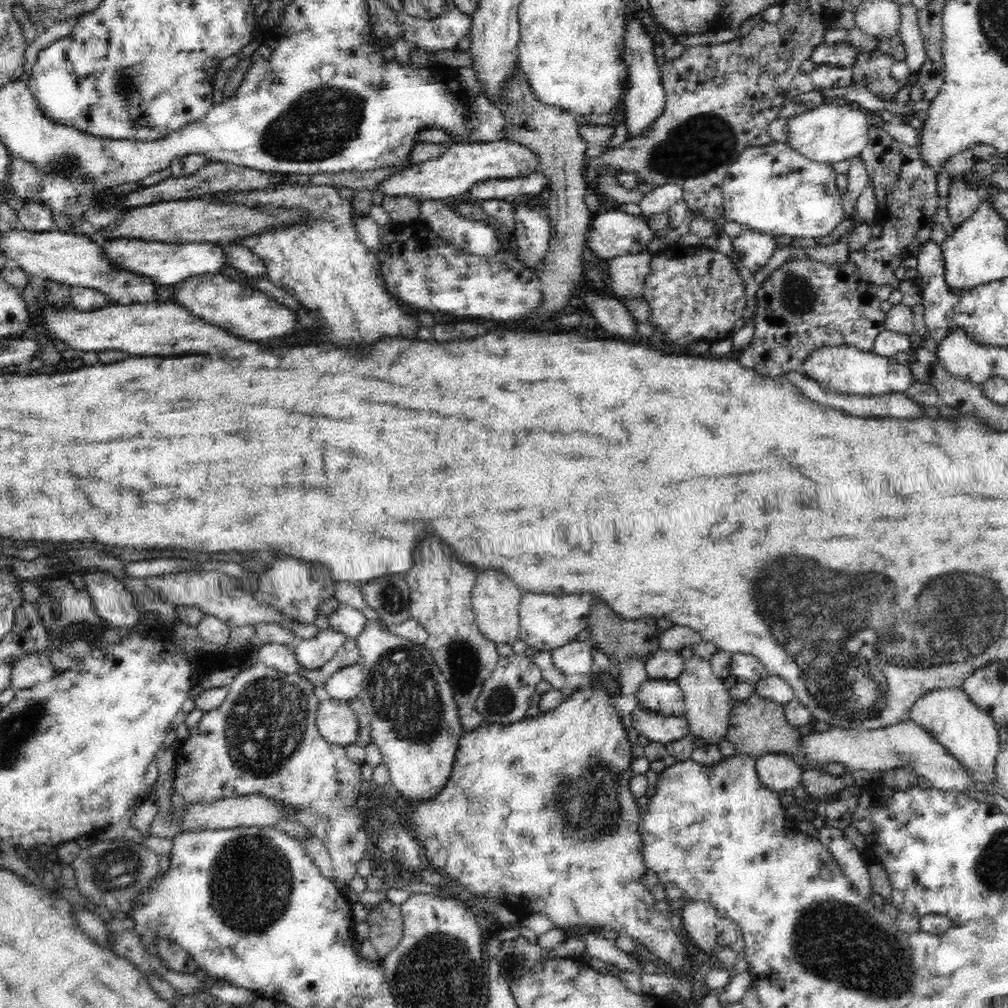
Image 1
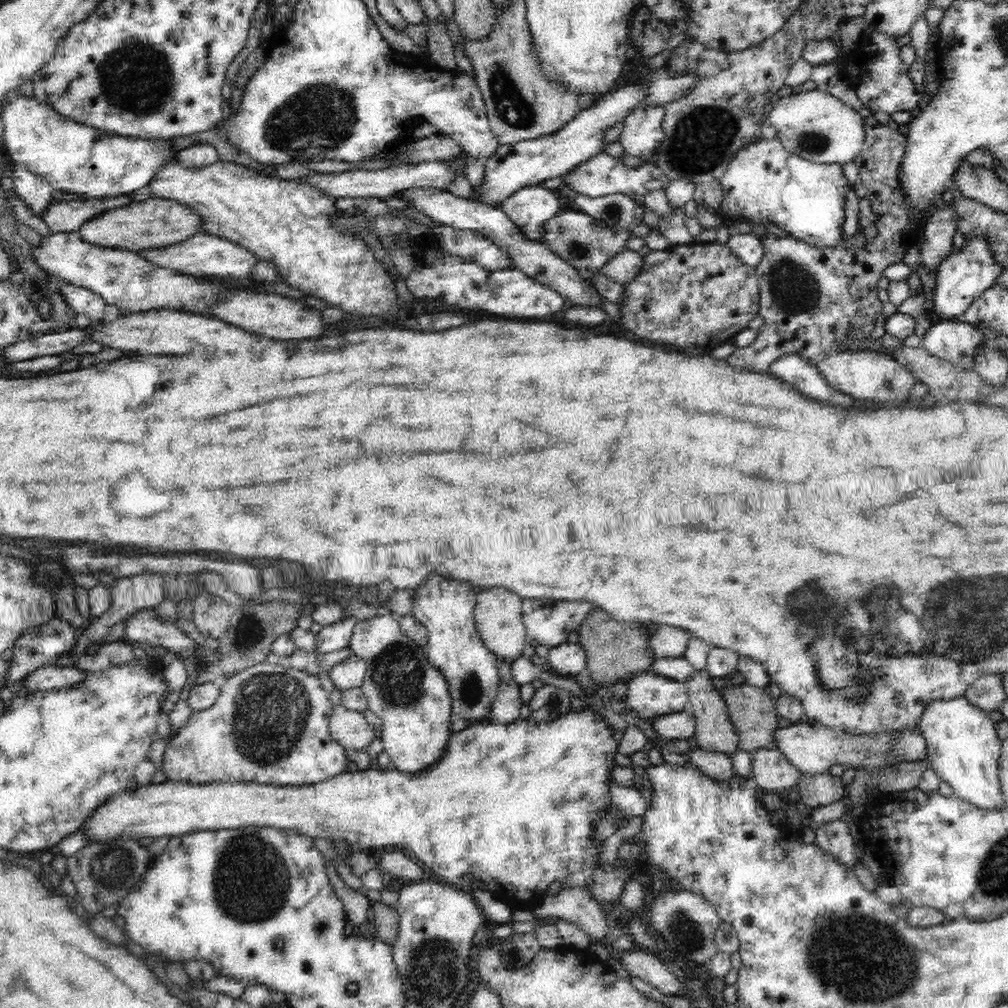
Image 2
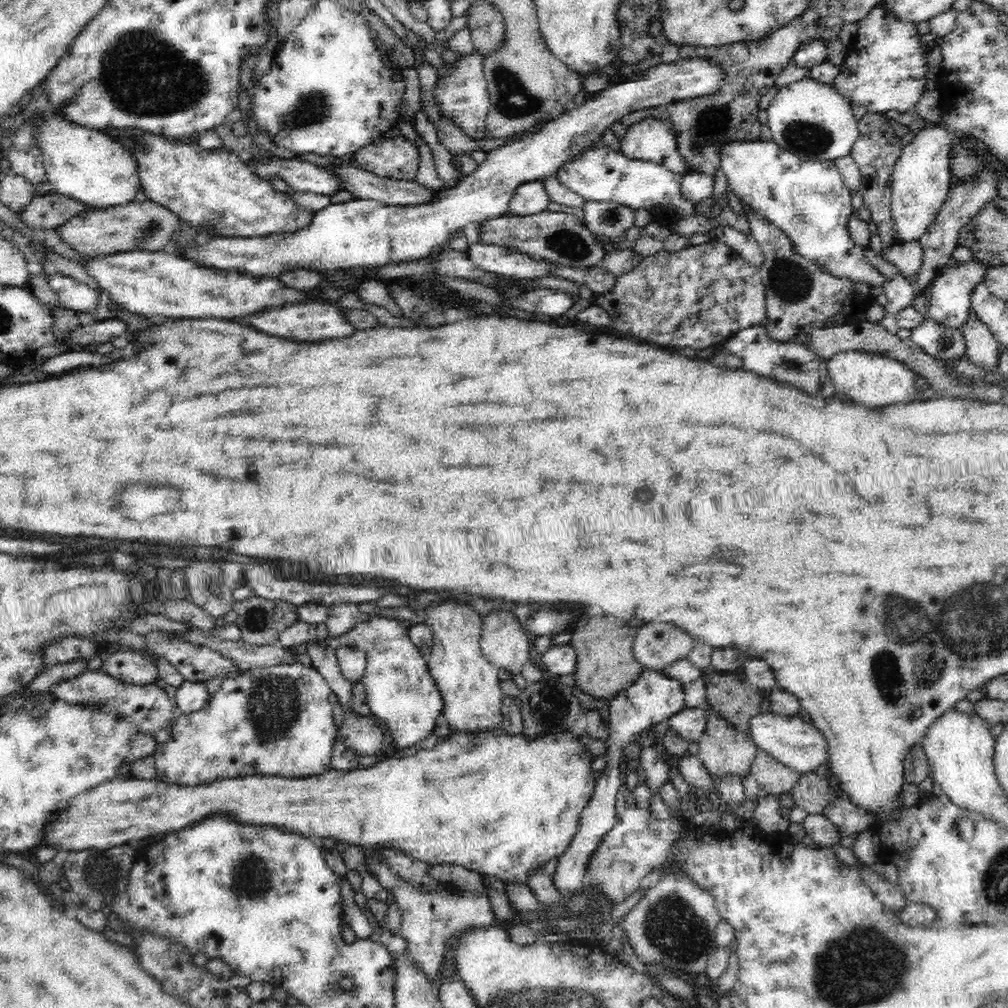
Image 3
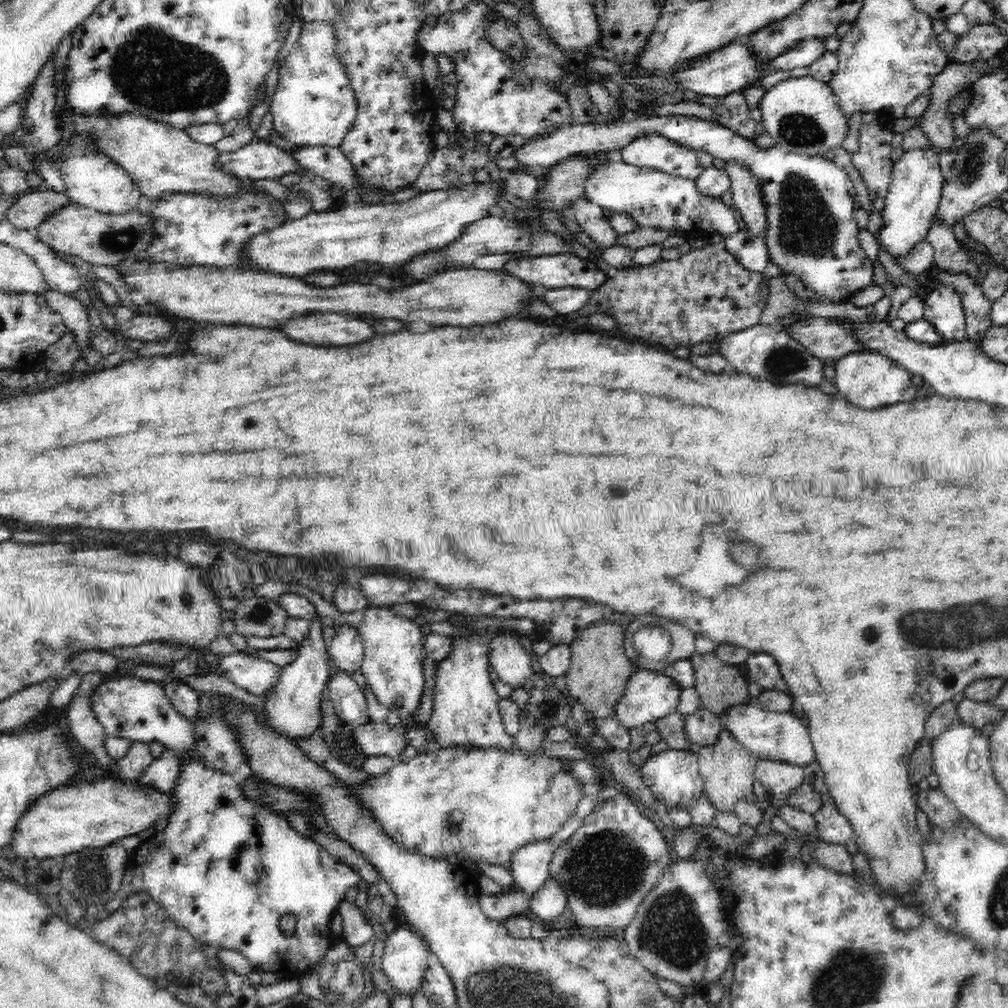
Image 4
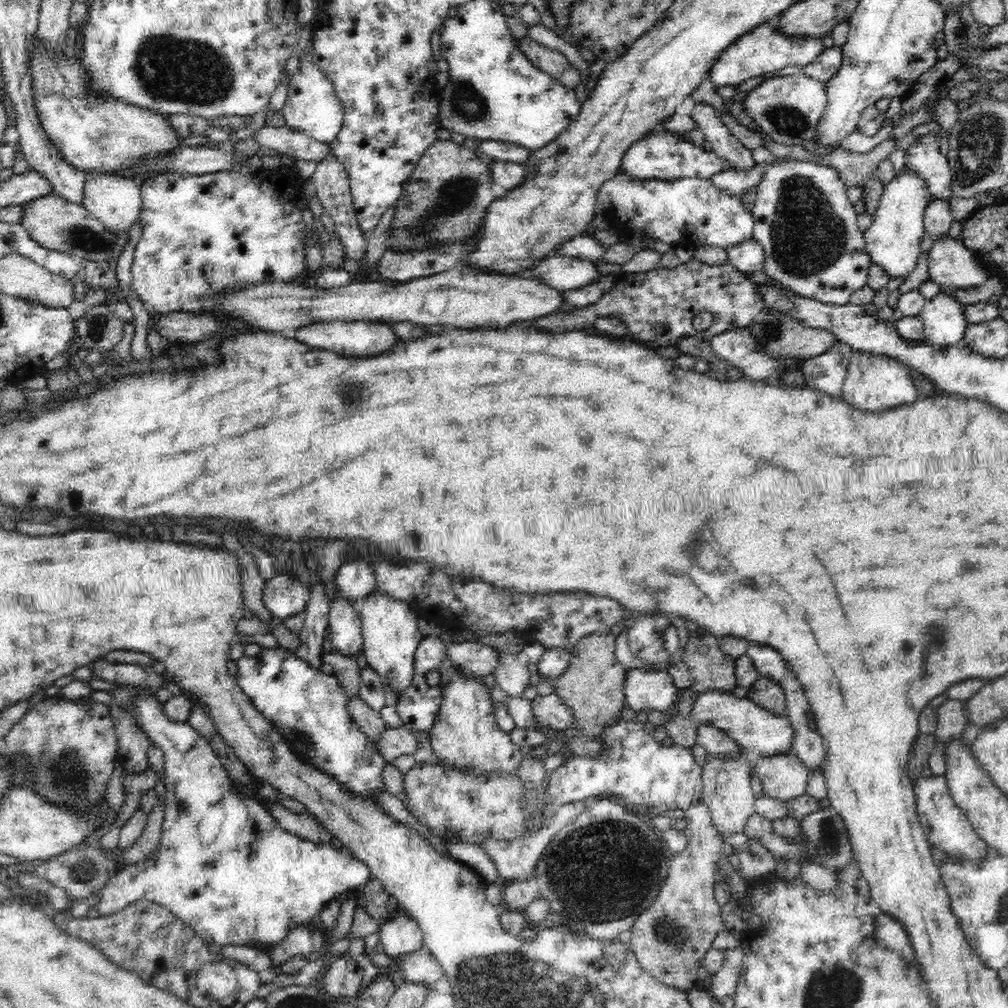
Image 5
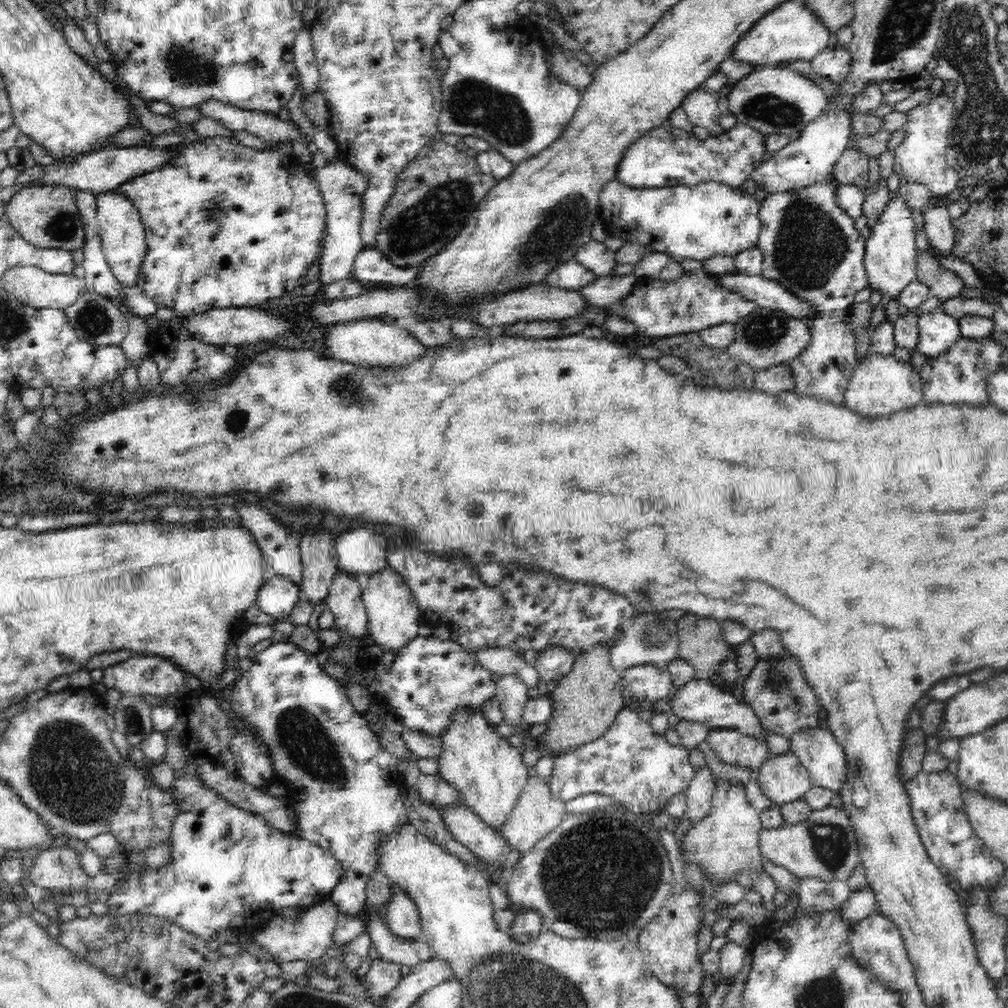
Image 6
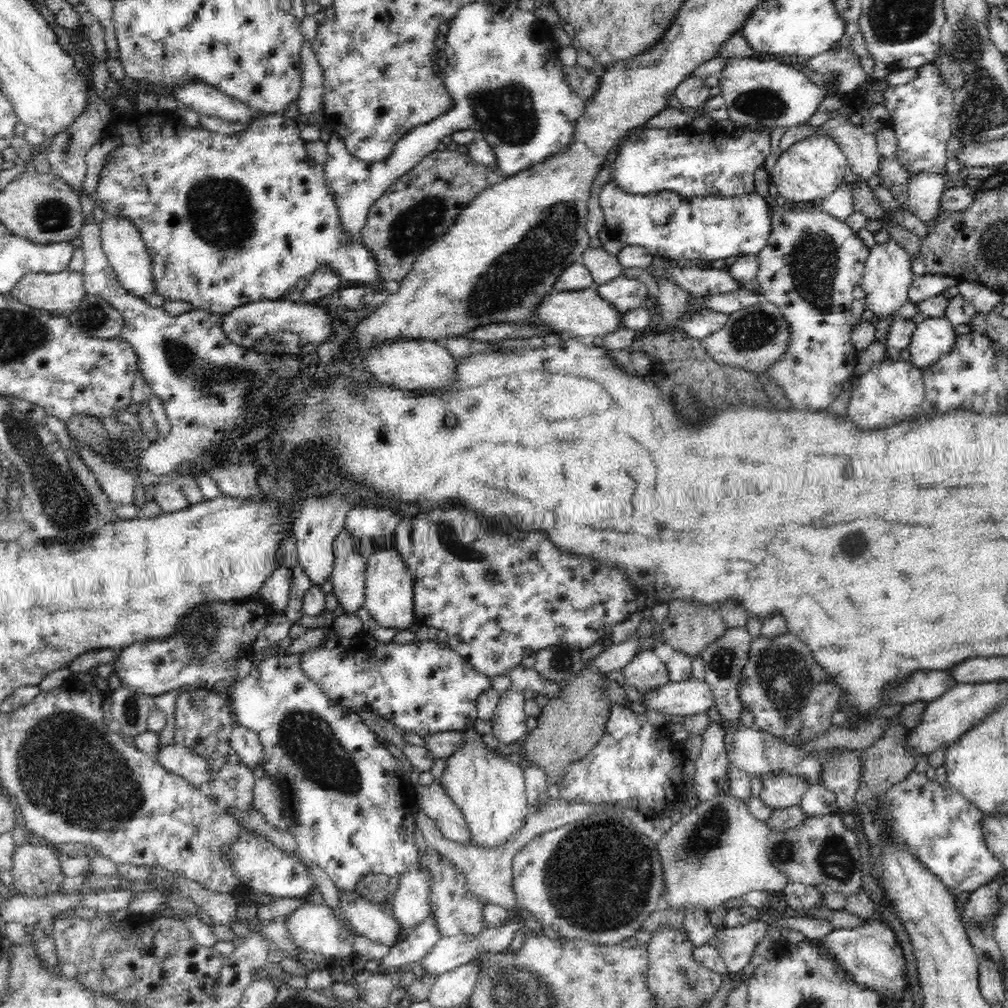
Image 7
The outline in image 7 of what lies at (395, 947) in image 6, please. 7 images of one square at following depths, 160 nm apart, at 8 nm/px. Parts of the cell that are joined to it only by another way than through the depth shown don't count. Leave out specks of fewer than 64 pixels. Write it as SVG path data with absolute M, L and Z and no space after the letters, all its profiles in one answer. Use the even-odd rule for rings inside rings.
M340 891L339 908L352 924L354 935L365 936L376 944L386 944L391 948L402 939L408 939L408 933L400 929L393 915L386 914L378 904L355 892Z

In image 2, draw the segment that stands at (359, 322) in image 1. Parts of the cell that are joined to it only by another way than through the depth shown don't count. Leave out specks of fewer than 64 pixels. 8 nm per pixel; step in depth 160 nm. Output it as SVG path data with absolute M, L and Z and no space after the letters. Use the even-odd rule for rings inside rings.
M172 157L149 182L152 197L174 200L189 205L199 213L204 232L212 236L228 239L252 252L259 259L276 266L280 279L290 286L300 288L316 298L328 302L328 306L338 306L356 316L388 316L394 314L400 305L397 302L394 280L386 274L384 266L370 254L368 244L355 232L343 232L334 223L338 210L334 206L336 198L323 189L298 179L282 180L258 170L245 167L238 162L220 161L190 169L180 167L180 161Z

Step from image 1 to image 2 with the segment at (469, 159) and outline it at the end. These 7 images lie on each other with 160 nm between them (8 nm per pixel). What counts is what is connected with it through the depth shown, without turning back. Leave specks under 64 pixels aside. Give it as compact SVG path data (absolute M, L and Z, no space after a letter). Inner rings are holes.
M466 152L448 158L447 160L436 160L434 162L404 163L395 167L387 167L379 170L353 169L350 171L336 173L318 173L312 171L307 177L301 180L311 184L314 188L323 189L324 192L330 193L331 196L338 198L381 198L398 197L399 192L409 188L434 188L444 191L446 185L452 182L458 173L464 176L464 161L470 156Z

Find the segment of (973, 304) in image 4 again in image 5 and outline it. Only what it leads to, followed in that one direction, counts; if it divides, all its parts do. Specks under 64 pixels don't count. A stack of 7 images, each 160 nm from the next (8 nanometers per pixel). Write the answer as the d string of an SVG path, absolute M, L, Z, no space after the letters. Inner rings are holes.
M949 235L936 239L929 248L929 279L940 288L966 290L983 285L990 276L977 257L961 241Z

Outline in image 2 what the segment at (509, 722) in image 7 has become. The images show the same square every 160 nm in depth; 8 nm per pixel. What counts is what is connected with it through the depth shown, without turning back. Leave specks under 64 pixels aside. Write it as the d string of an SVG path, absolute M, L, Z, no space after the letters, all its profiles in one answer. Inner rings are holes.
M500 586L477 591L474 620L480 640L492 654L505 657L508 662L522 657L524 646L527 644L522 601L523 599L521 597L518 598L514 592L508 592L508 590L500 588Z

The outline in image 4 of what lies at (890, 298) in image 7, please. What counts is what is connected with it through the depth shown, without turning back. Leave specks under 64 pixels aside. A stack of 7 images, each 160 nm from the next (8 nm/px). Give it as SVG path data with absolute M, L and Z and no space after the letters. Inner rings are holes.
M936 148L908 150L893 164L889 189L881 212L880 234L877 238L892 258L902 258L914 246L927 237L928 229L936 218L939 202L943 197L944 183L947 181L938 165Z

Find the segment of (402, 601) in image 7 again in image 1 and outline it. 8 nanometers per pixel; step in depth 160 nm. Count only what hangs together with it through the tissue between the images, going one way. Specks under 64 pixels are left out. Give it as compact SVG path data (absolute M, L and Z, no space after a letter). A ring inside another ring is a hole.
M368 619L367 623L363 626L363 631L360 631L360 634L355 638L355 641L361 654L363 673L365 676L364 682L362 682L362 690L360 690L358 697L362 699L364 706L366 706L368 709L368 712L370 711L370 713L372 713L373 717L370 728L370 736L372 743L374 743L376 747L380 747L382 763L384 763L389 770L389 788L398 790L398 792L404 796L404 800L408 800L410 804L427 803L430 802L430 800L436 800L436 796L440 794L438 790L444 788L444 784L447 784L448 776L451 775L450 772L452 772L452 764L454 764L454 752L456 752L458 740L464 736L464 732L460 732L462 727L460 722L458 722L458 720L461 718L461 716L458 714L459 706L454 700L454 693L452 692L450 683L448 683L448 679L446 679L442 672L440 672L440 669L434 662L432 653L427 648L424 648L424 645L398 636L396 633L392 632L392 627L391 629L384 629L380 620Z

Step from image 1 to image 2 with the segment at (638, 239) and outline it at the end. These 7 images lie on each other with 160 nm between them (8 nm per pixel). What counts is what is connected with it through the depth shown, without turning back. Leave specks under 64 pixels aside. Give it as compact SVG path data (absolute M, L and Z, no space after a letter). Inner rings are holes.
M570 209L560 210L544 224L541 242L577 269L587 268L596 271L602 268L613 256L626 249L626 240L630 238L630 232L626 232L628 228L608 228L591 216Z

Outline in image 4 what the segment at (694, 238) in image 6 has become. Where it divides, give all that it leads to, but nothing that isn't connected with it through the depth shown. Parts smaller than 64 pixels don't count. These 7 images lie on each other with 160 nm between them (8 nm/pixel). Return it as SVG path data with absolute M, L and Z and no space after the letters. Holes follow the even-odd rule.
M614 156L611 160L601 161L600 164L596 164L589 169L588 176L584 180L584 195L590 202L601 206L603 209L607 208L617 213L626 212L630 218L637 222L638 227L645 226L646 228L668 230L676 234L678 230L688 233L697 228L705 228L706 232L718 232L723 238L741 231L737 210L734 207L728 208L720 197L698 193L696 179L672 176L666 172L660 172L656 168L638 168L626 164L619 156Z

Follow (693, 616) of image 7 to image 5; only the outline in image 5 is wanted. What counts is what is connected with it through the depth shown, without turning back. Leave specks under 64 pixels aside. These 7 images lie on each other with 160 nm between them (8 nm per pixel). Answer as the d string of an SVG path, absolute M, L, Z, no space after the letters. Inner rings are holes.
M700 625L697 626L697 631L689 631L689 639L684 647L681 660L686 663L686 666L691 672L692 684L690 688L696 694L706 691L722 691L730 693L737 684L735 675L735 663L730 657L726 656L720 649L719 639L716 635L712 635L710 631L705 630Z

